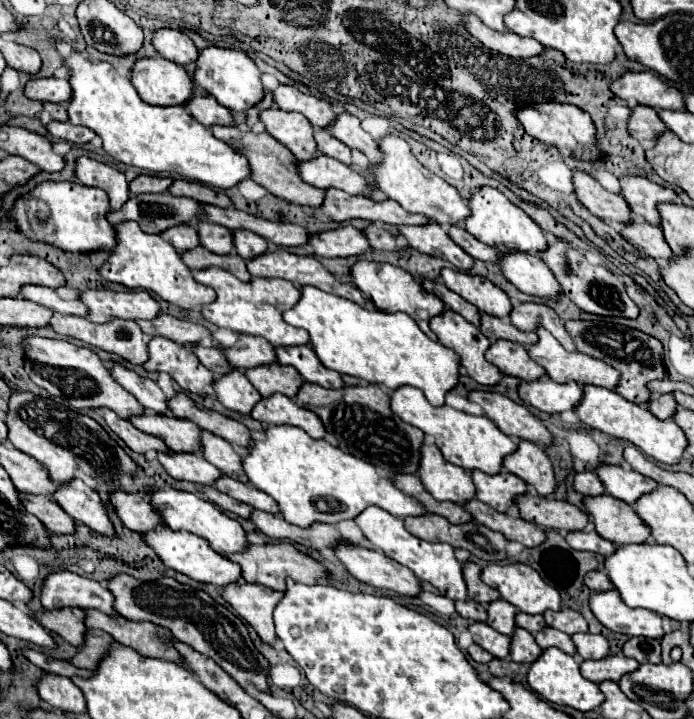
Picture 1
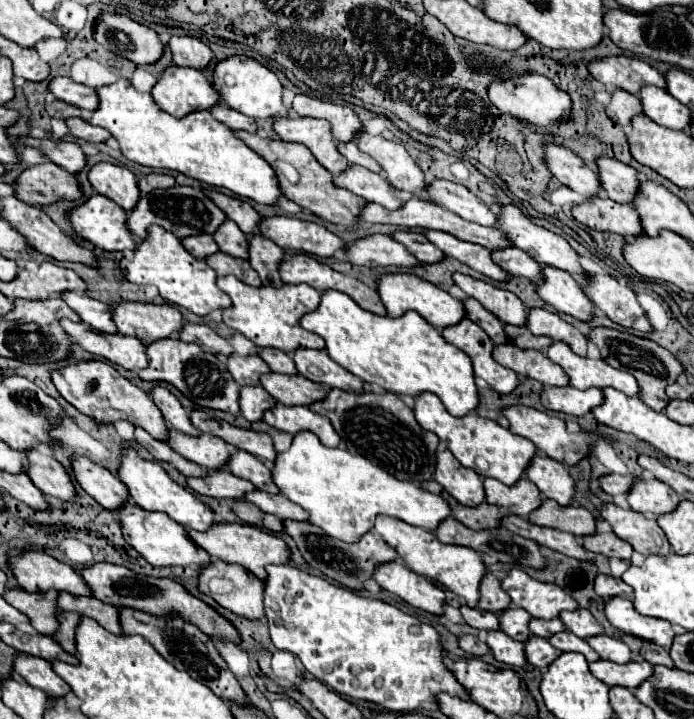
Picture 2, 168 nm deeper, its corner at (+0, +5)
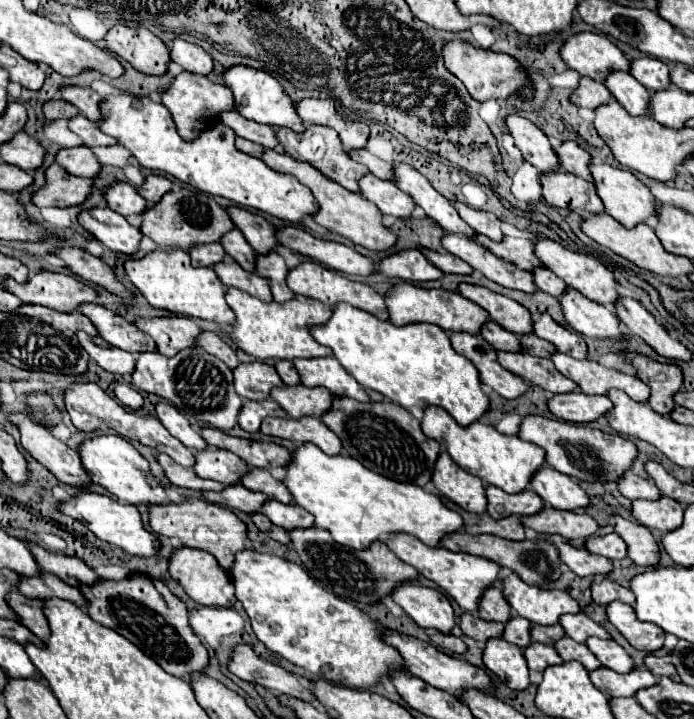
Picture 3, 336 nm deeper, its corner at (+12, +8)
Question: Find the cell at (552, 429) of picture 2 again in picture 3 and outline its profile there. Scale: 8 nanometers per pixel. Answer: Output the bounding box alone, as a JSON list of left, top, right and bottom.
[520,416,638,482]

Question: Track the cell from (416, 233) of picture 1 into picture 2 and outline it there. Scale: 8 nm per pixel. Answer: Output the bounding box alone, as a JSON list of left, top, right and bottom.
[424,231,508,281]

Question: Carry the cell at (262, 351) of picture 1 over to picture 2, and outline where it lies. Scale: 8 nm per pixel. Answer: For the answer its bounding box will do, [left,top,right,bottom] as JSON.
[258,347,296,375]

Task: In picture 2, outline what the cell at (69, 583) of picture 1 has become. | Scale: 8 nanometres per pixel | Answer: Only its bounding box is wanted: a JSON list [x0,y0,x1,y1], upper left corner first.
[10,551,92,595]

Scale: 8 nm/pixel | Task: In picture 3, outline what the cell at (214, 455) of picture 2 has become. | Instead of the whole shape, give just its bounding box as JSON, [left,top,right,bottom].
[194,448,250,486]

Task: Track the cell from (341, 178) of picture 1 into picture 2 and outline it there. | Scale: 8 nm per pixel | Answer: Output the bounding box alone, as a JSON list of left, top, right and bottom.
[334,165,402,209]

